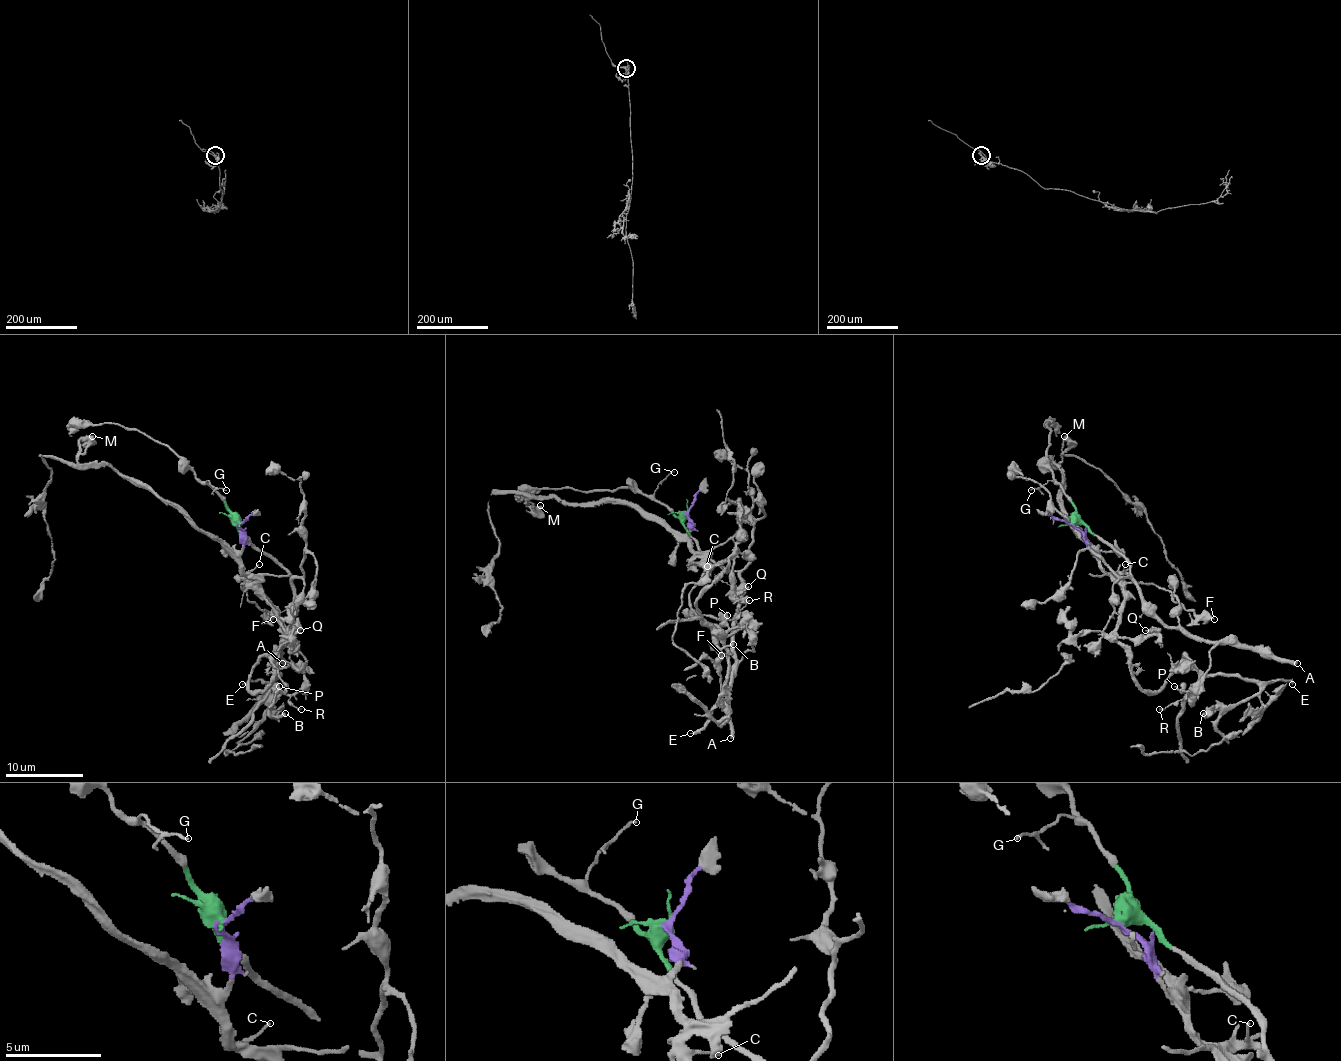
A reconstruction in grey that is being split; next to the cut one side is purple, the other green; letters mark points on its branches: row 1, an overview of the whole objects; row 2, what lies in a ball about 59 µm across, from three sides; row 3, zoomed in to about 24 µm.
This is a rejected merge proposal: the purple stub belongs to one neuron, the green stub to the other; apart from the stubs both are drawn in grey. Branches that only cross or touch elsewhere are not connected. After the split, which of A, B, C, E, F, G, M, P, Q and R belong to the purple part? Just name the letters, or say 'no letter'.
B, C, E, F, M, Q

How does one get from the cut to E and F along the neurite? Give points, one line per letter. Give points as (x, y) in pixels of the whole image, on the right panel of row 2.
E: (1071, 524), (1121, 588), (1117, 640), (1133, 679), (1146, 691), (1158, 689), (1185, 656), (1204, 673), (1291, 685)
F: (1071, 524), (1082, 532), (1086, 547), (1119, 582), (1148, 582), (1166, 588), (1171, 600), (1189, 611), (1214, 619)

